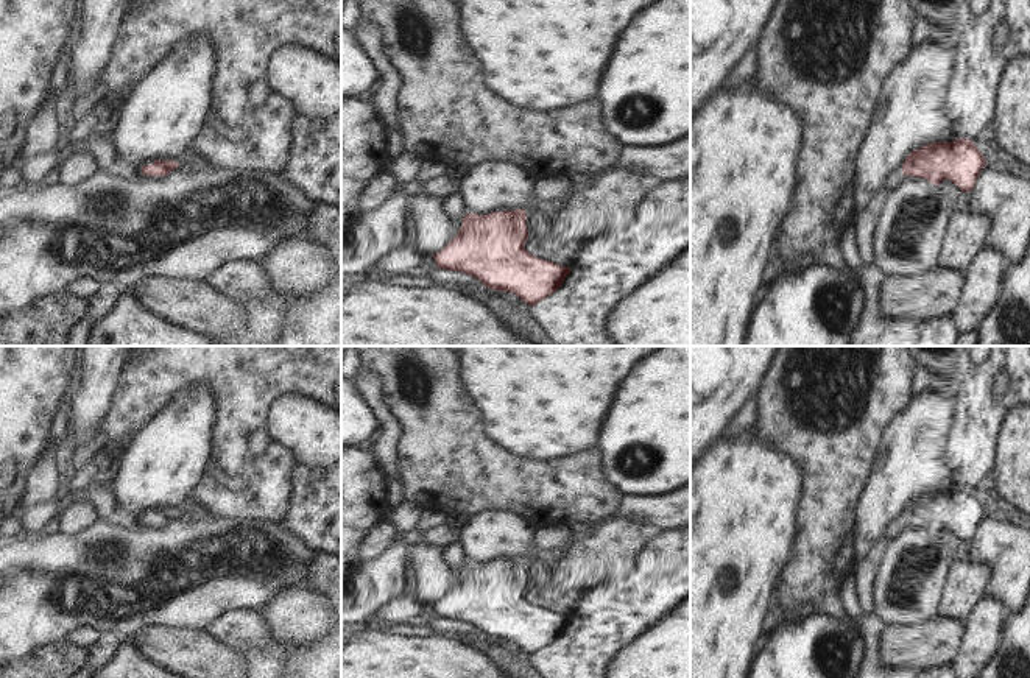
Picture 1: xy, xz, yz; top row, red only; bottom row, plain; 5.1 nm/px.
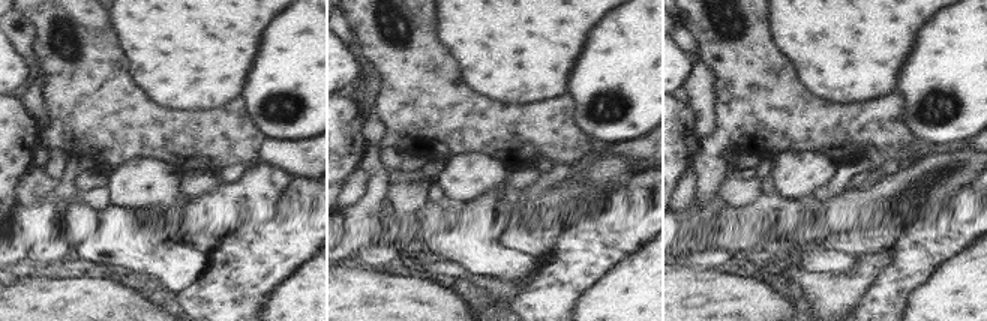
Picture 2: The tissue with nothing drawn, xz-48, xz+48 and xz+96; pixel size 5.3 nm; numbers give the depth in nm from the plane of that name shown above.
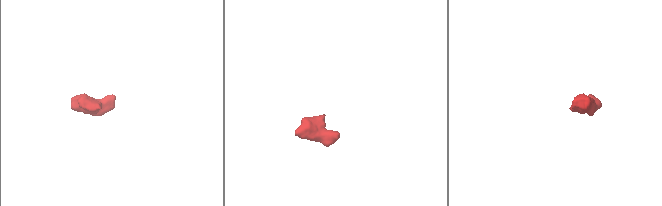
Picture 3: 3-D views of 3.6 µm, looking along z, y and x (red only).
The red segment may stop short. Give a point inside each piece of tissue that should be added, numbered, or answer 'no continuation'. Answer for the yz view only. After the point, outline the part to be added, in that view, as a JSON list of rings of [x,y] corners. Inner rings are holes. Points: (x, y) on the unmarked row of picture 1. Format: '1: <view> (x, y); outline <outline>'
1: yz (896, 526); outline [[[899,516],[898,519],[894,519],[890,527],[888,527],[888,531],[887,531],[887,536],[888,539],[899,535],[902,530],[904,530],[904,522],[902,522],[902,517]]]

